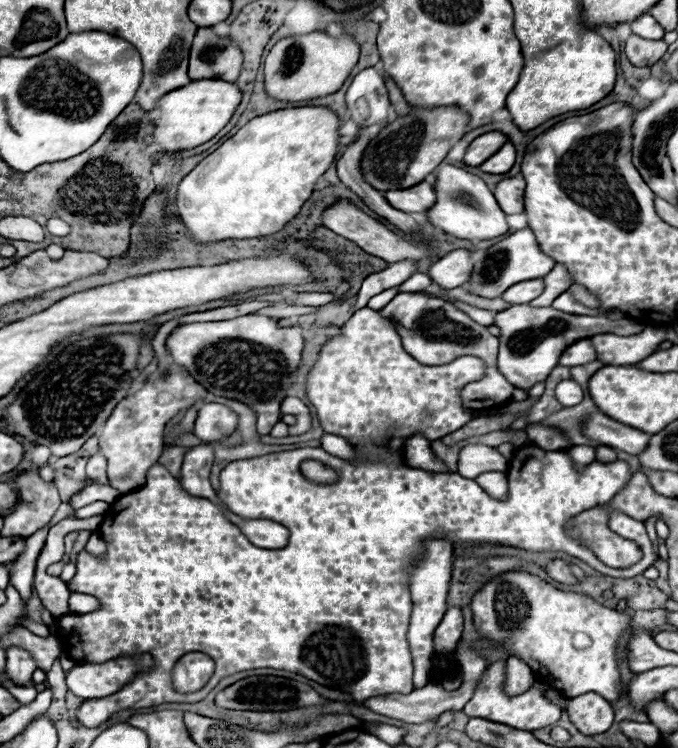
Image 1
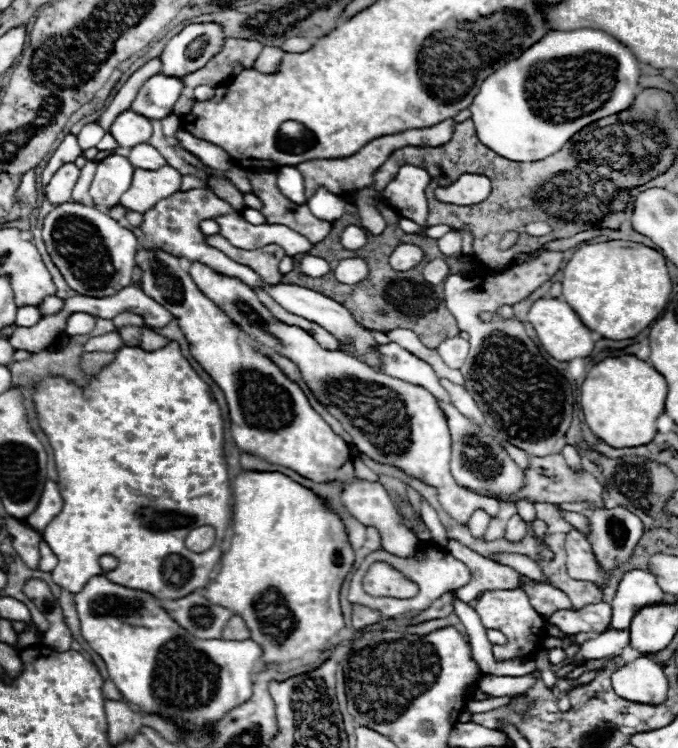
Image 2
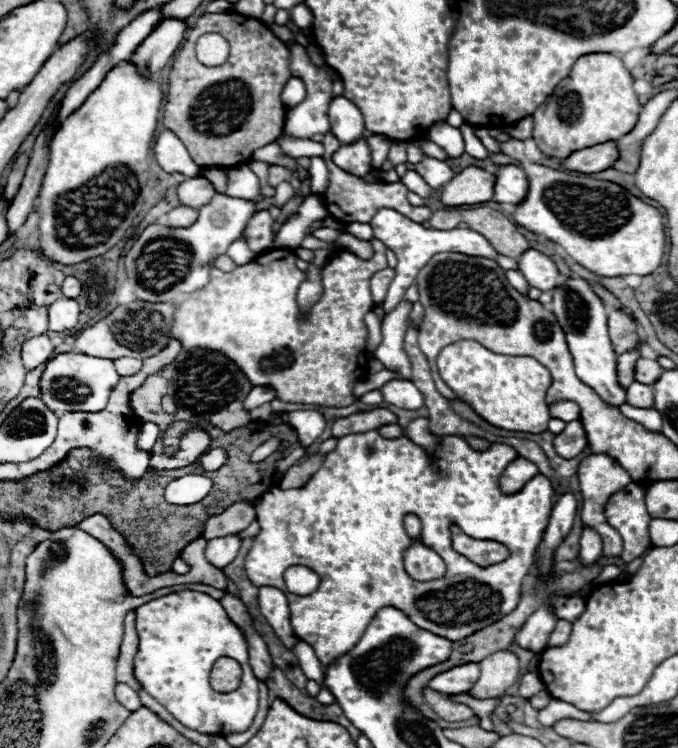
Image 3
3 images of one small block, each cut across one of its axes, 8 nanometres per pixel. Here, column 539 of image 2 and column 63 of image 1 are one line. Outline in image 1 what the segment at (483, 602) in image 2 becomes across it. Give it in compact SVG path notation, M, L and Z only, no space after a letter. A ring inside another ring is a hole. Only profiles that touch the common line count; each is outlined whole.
M372 308L354 312L340 332L322 346L316 364L306 376L306 396L318 408L322 428L346 438L358 460L346 462L326 451L317 451L316 447L306 447L236 460L220 474L222 488L218 498L228 510L244 520L266 518L290 530L290 542L280 550L264 550L248 542L242 530L222 516L220 506L188 494L162 464L154 464L148 470L144 488L118 498L104 512L100 524L100 536L106 542L104 558L100 560L86 550L78 554L76 574L68 582L68 590L96 596L102 600L102 608L90 614L62 614L56 620L58 638L76 662L102 664L118 656L150 652L154 654L154 668L140 672L110 696L84 700L76 710L78 722L86 728L98 728L122 710L150 708L164 702L200 702L222 678L252 668L276 668L302 674L322 686L352 694L354 704L362 704L366 698L378 694L410 694L414 690L414 666L406 640L412 612L410 564L422 556L426 540L446 540L460 548L504 544L528 552L566 552L612 578L634 578L650 568L658 560L658 552L648 538L646 526L622 512L610 516L608 528L638 542L644 550L644 558L630 568L618 570L602 564L588 546L566 534L570 518L582 510L610 502L630 482L632 470L624 460L606 464L594 460L582 470L576 470L566 450L544 452L534 444L526 444L516 450L510 462L506 500L494 500L474 480L458 474L428 474L406 468L404 452L400 450L412 436L420 434L428 442L434 442L474 418L472 410L462 404L460 392L466 384L484 378L484 374L486 364L476 356L460 356L440 366L420 364L404 350L396 324L390 318L384 318ZM306 460L322 462L336 474L342 468L350 470L348 474L338 474L338 480L332 484L318 484L302 476L300 466ZM188 652L208 654L216 662L216 670L206 688L194 694L180 694L172 688L170 674L178 658Z

